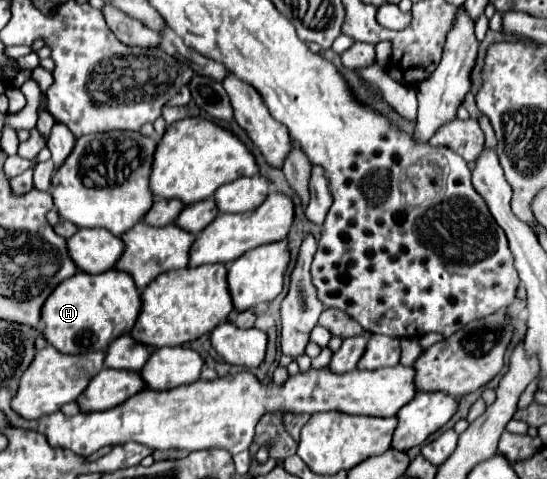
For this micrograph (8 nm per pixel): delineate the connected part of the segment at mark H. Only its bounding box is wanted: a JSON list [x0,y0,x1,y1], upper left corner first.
[43,268,141,354]

